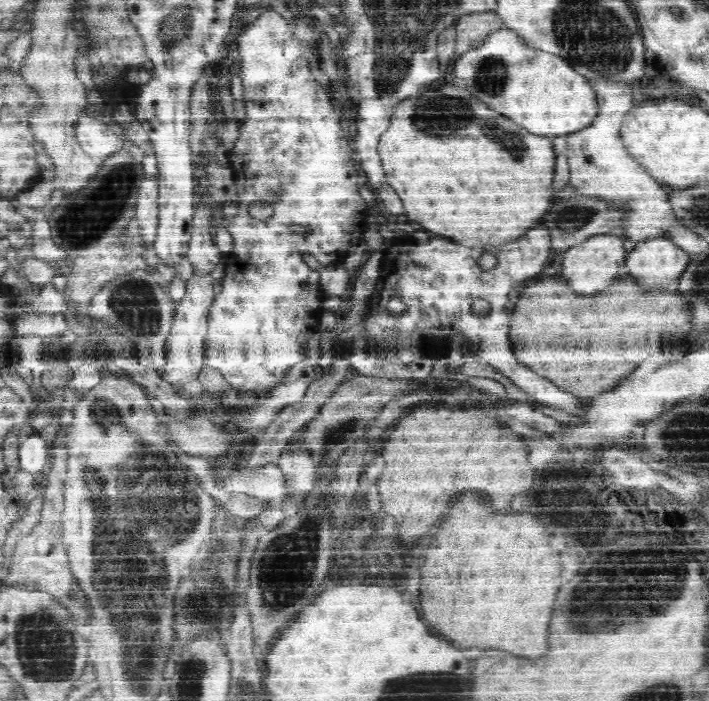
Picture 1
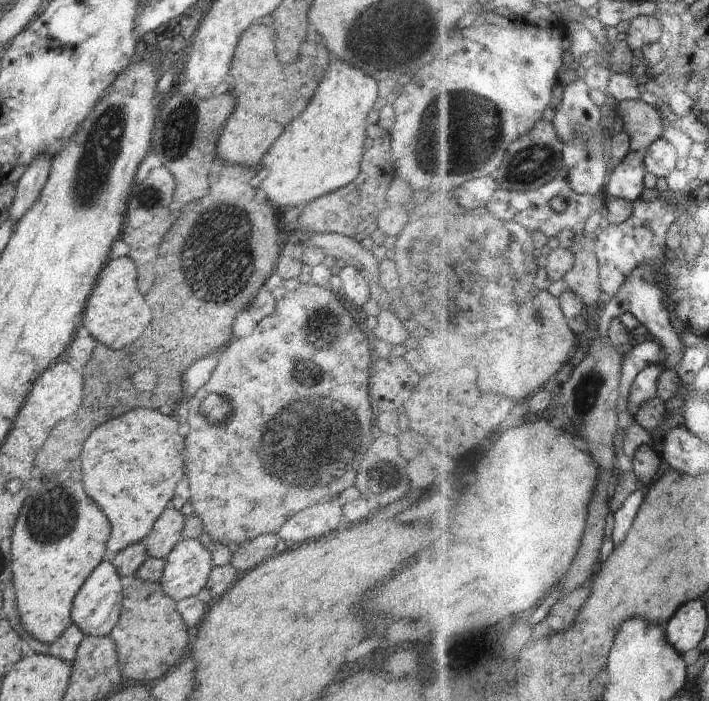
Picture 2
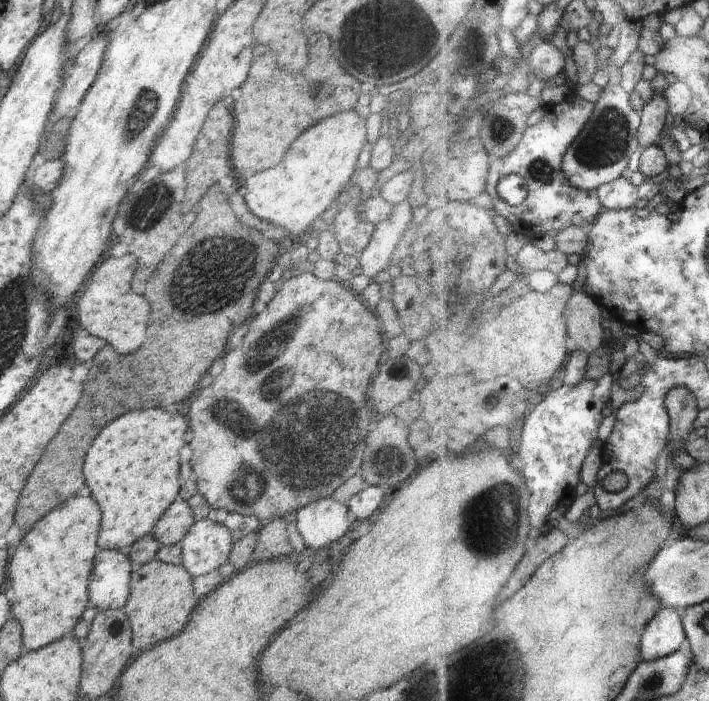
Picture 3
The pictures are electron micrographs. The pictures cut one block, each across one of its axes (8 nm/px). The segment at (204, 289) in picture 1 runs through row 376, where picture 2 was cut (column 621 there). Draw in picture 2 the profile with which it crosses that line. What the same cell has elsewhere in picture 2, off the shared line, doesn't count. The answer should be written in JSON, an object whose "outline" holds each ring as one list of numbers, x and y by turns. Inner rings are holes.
{"outline":[[631,150,630,153,623,159,623,161,616,167,614,170,614,174,612,174,612,178,610,178,610,192,612,194,616,194,616,198,624,197,628,200,631,200,633,203,638,199,646,200,646,201,654,201,648,200,648,198,644,198,644,194,646,194,646,190,657,190,646,188,646,170,647,166,645,163,646,154,644,152,639,153,634,150]]}

